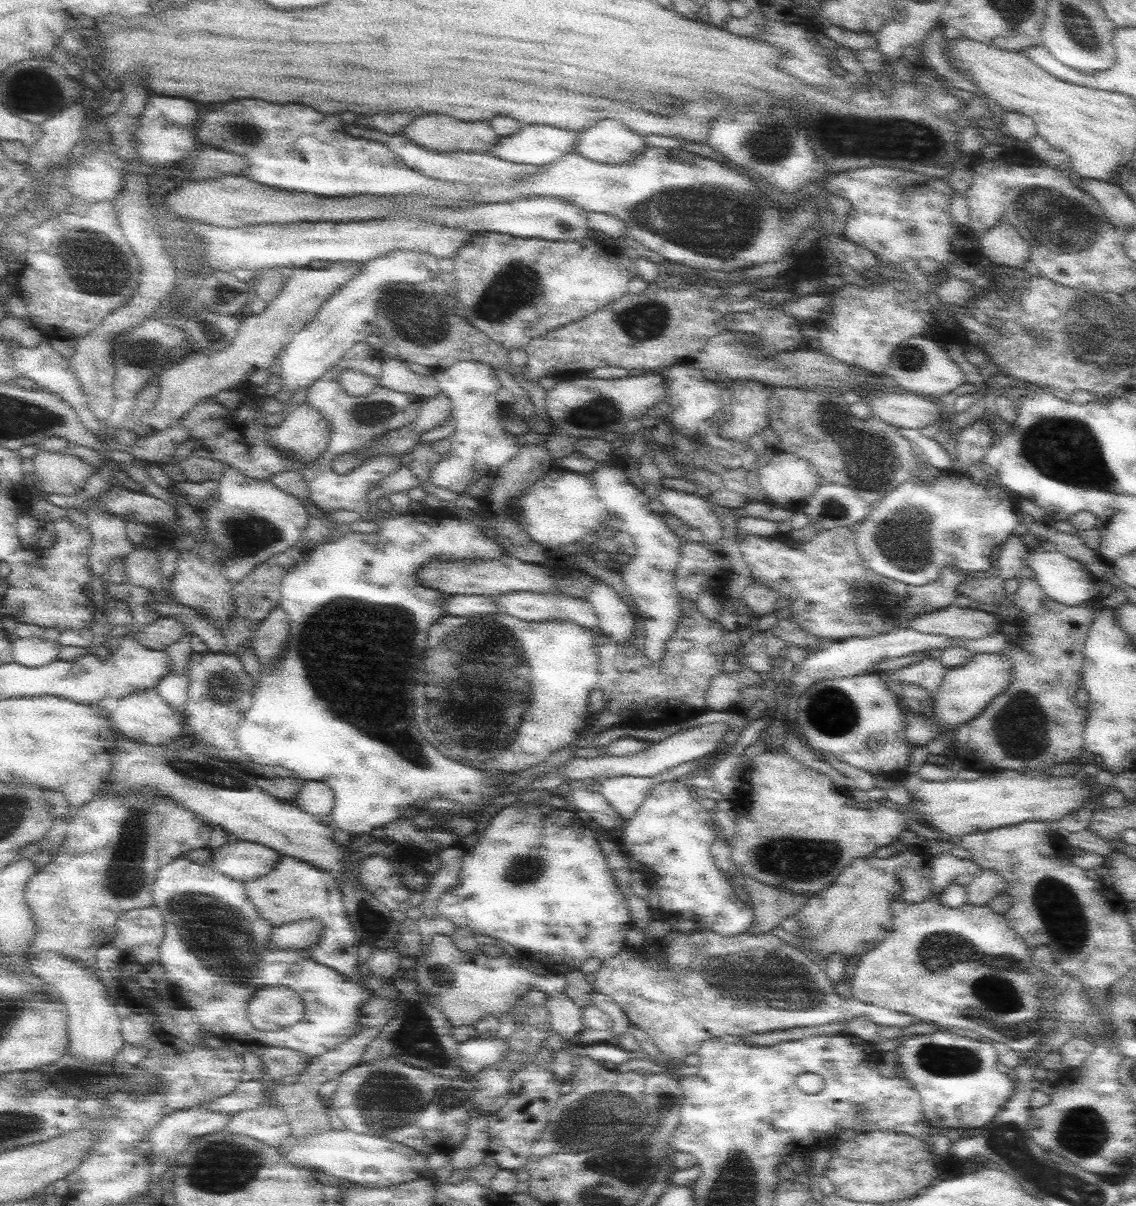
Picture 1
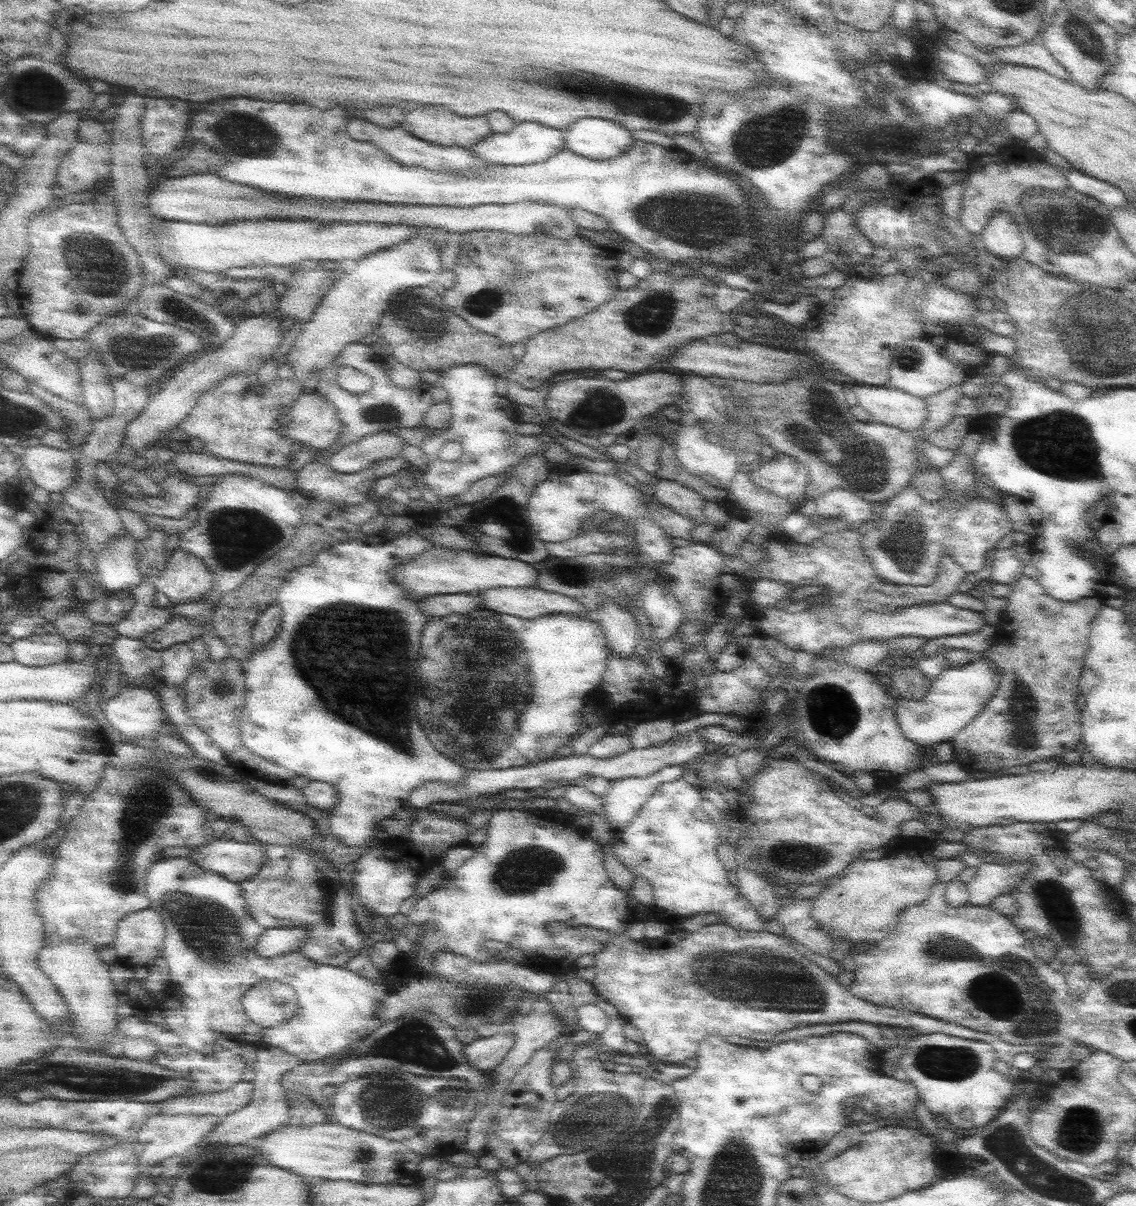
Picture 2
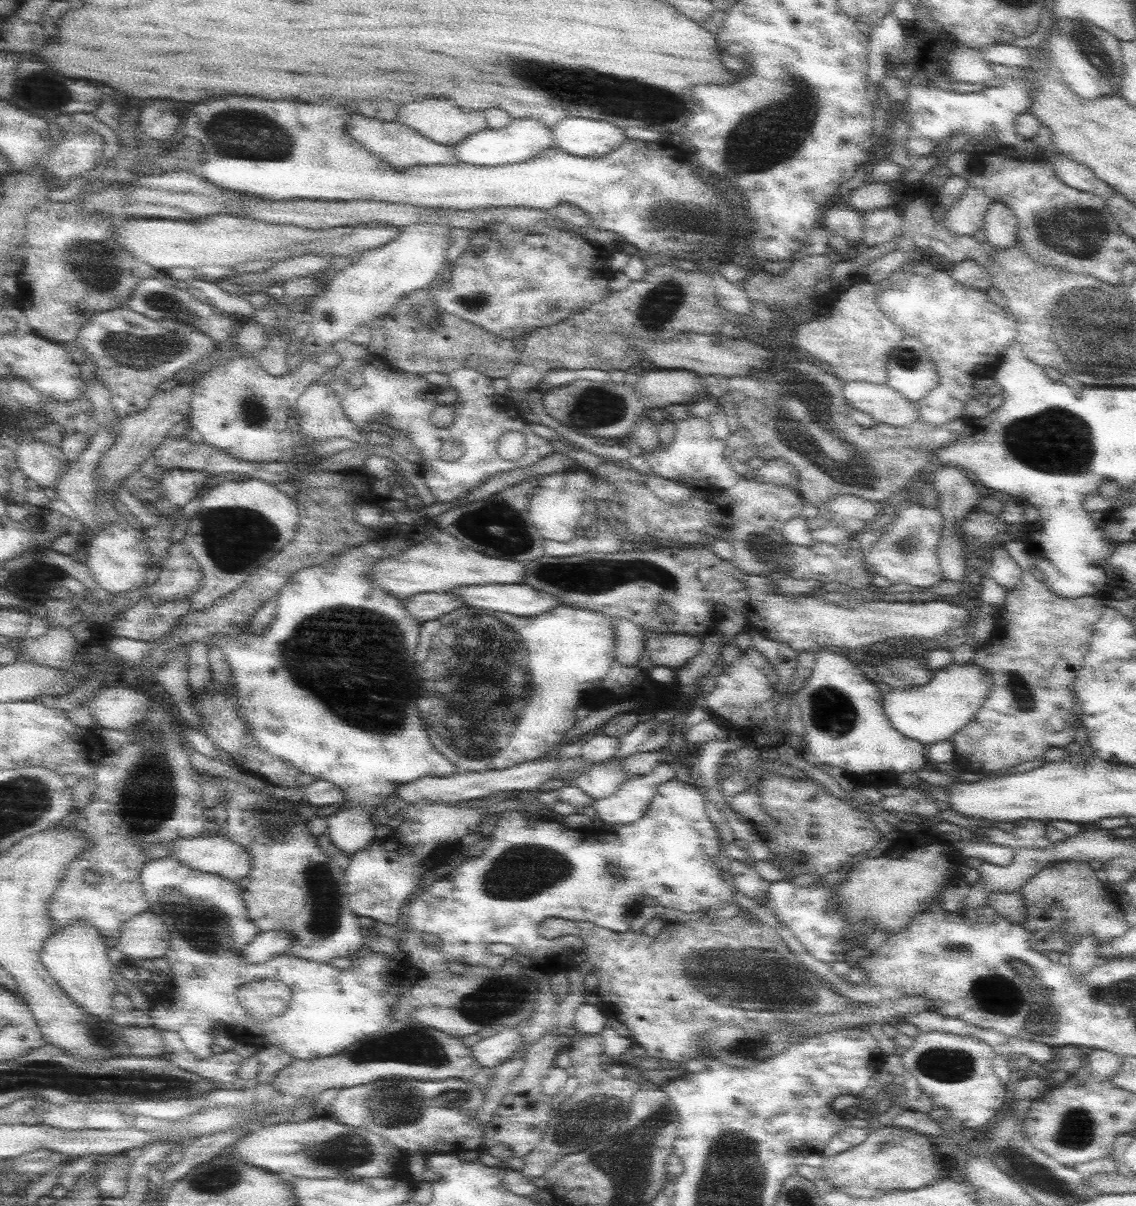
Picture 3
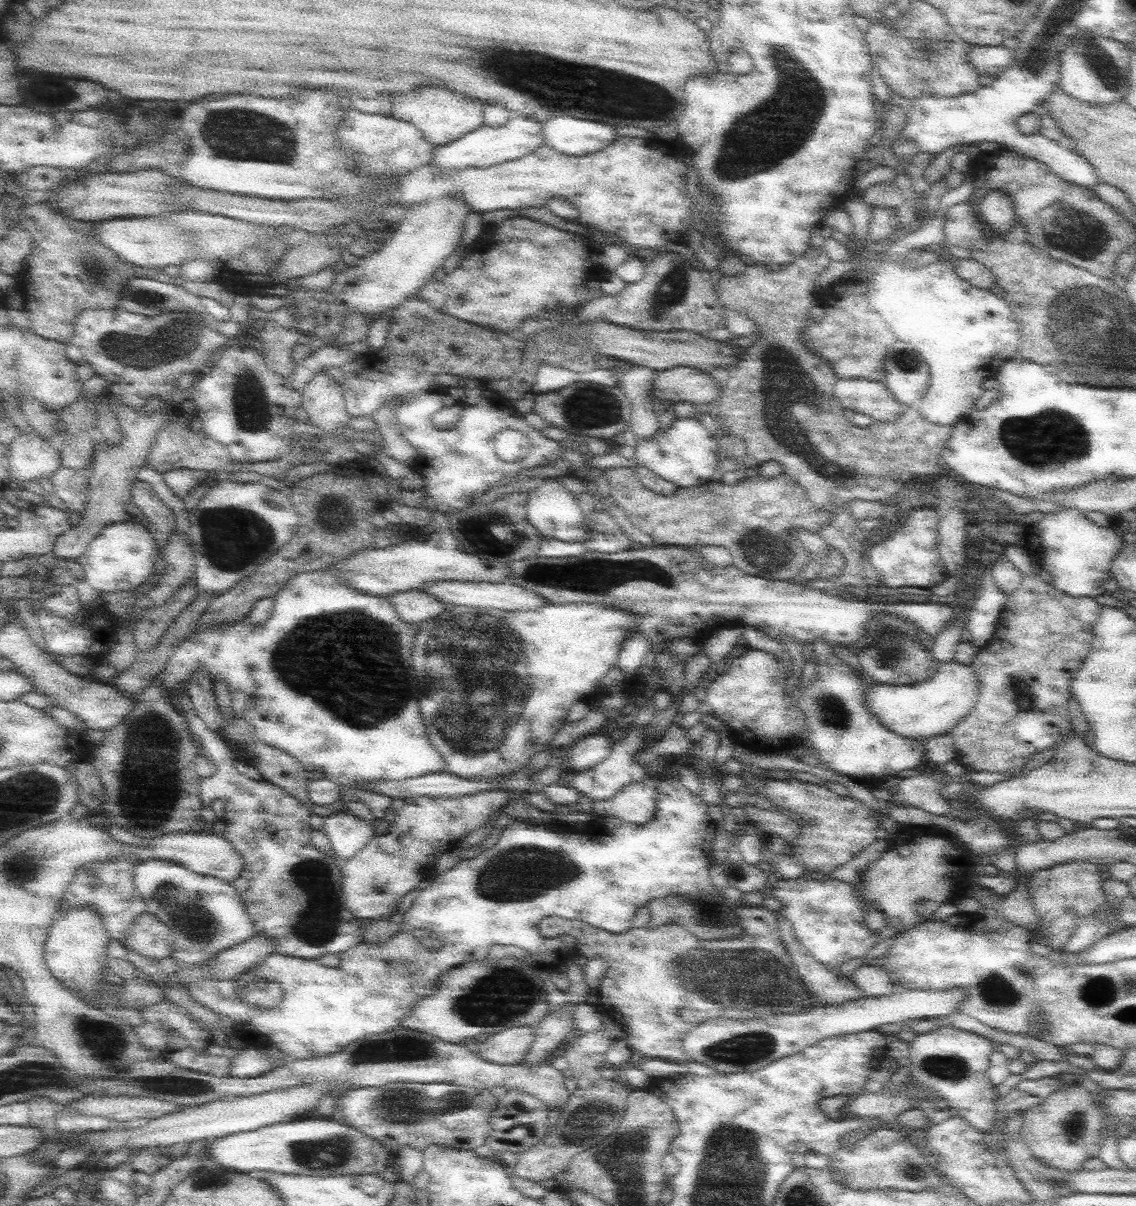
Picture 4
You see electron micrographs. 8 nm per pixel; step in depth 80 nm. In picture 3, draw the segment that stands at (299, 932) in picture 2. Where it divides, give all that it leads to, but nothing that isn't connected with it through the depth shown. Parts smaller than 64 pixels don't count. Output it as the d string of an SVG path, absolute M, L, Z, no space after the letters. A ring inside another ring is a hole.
M262 932L248 942L242 950L244 964L260 964L287 954L294 943L294 936L286 932Z

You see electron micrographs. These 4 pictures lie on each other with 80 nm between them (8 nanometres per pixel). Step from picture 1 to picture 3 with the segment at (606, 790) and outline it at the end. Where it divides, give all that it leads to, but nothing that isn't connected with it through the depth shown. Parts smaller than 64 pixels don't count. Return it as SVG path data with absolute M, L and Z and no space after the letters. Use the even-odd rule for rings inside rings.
M668 763L659 764L650 774L627 779L610 796L596 799L592 813L609 826L622 826L640 820L662 784L676 777Z

